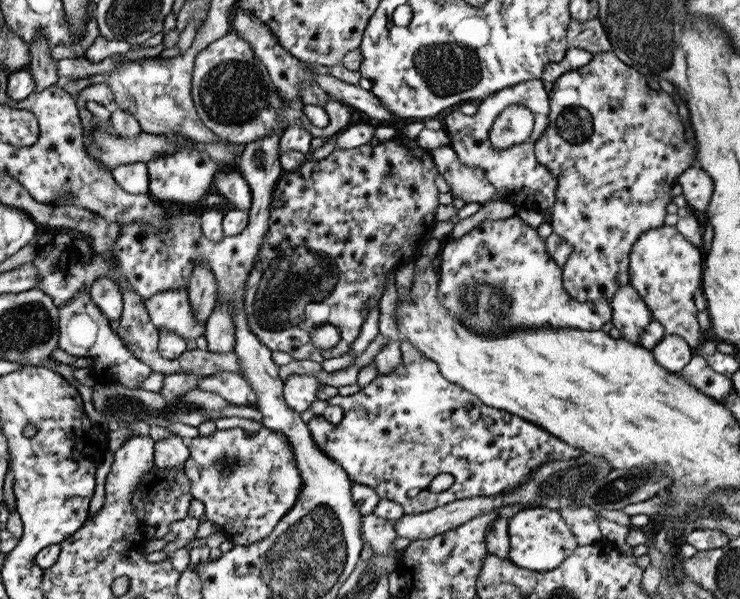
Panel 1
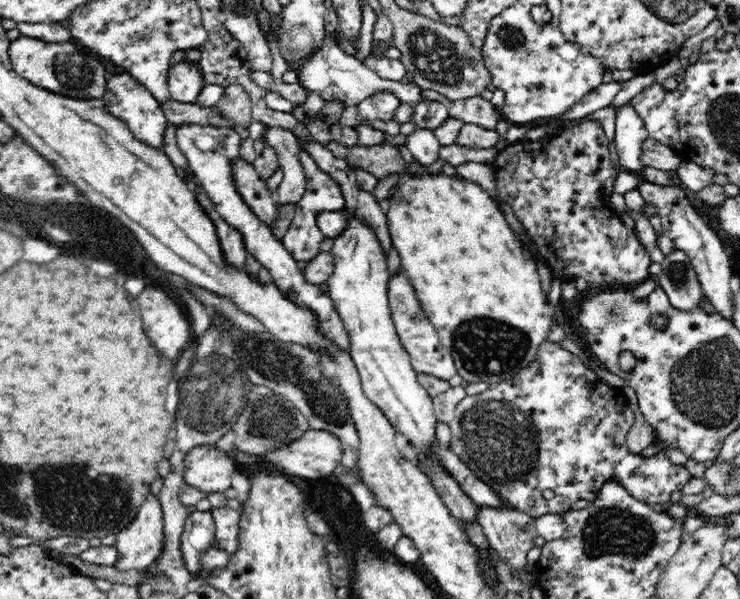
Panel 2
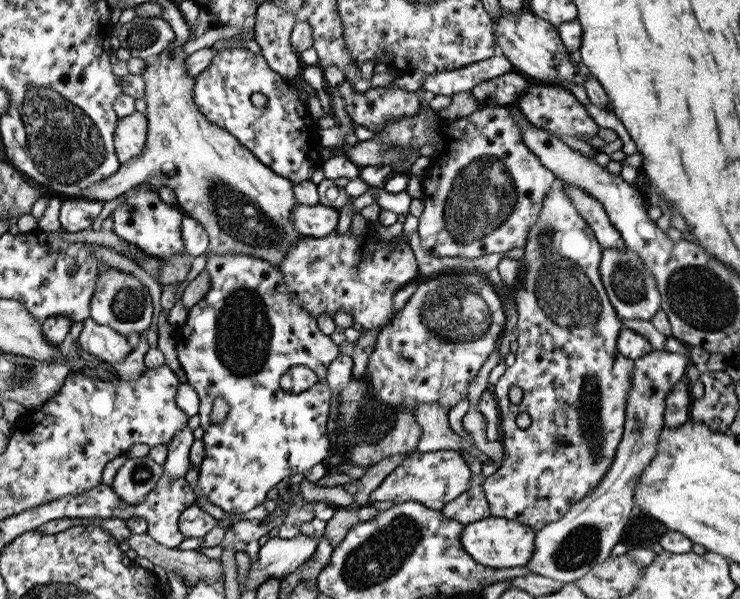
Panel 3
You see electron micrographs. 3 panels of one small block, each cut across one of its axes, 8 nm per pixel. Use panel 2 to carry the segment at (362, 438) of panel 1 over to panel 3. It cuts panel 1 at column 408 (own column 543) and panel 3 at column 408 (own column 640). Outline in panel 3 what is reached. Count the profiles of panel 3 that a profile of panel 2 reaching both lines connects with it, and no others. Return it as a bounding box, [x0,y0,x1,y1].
[370,450,472,510]

